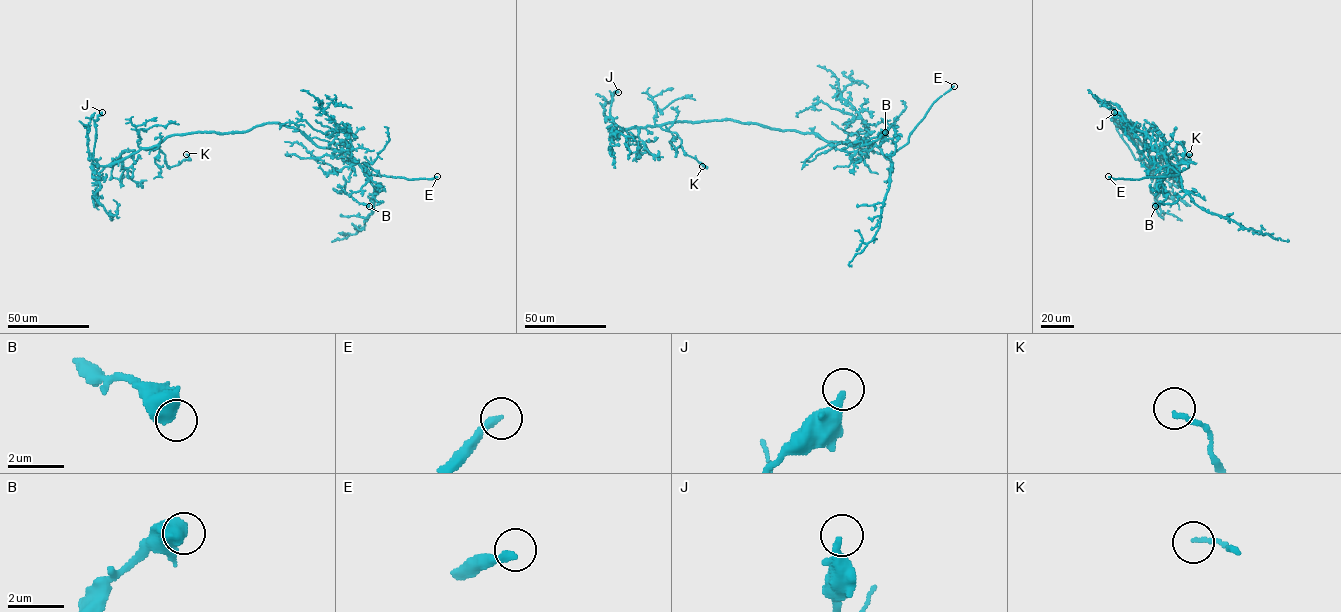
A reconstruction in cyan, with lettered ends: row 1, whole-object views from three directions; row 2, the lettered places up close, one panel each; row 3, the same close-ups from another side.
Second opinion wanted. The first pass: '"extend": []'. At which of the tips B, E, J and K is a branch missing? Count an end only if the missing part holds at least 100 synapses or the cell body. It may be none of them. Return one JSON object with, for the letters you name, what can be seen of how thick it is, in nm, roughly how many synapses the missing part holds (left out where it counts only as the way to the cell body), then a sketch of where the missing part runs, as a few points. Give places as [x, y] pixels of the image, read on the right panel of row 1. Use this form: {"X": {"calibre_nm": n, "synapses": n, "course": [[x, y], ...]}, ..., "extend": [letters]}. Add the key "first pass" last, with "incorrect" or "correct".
{"E": {"calibre_nm": 240, "course": [[1108, 176], [1098, 170], [1096, 154]]}, "extend": ["E"], "first pass": "incorrect"}

